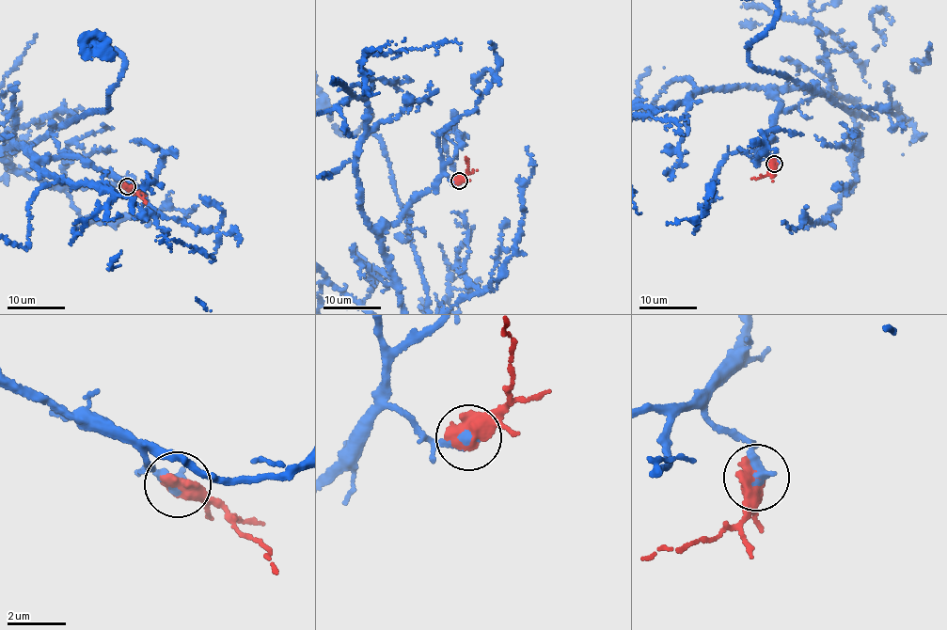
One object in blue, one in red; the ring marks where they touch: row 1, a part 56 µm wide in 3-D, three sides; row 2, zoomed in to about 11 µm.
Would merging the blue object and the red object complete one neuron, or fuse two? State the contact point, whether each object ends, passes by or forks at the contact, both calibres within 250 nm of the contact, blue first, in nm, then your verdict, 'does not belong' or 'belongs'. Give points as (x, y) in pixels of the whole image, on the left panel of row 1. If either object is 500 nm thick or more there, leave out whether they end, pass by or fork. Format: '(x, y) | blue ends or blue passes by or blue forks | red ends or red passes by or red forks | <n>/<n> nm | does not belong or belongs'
(127, 186) | 500/650 nm | belongs

